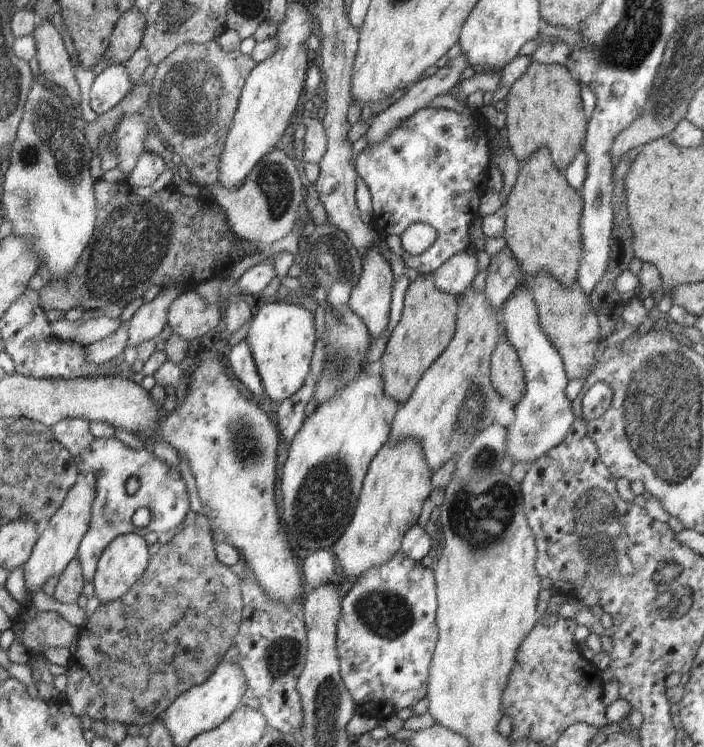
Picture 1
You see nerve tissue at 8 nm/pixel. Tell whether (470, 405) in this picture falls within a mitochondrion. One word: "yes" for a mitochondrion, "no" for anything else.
yes

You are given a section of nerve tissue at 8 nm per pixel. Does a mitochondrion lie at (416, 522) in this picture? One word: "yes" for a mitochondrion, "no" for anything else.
no

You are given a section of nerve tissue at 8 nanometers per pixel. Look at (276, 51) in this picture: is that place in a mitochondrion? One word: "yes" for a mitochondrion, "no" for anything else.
no

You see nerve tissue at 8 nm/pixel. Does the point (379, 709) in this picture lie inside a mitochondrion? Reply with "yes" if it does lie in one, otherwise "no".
no

